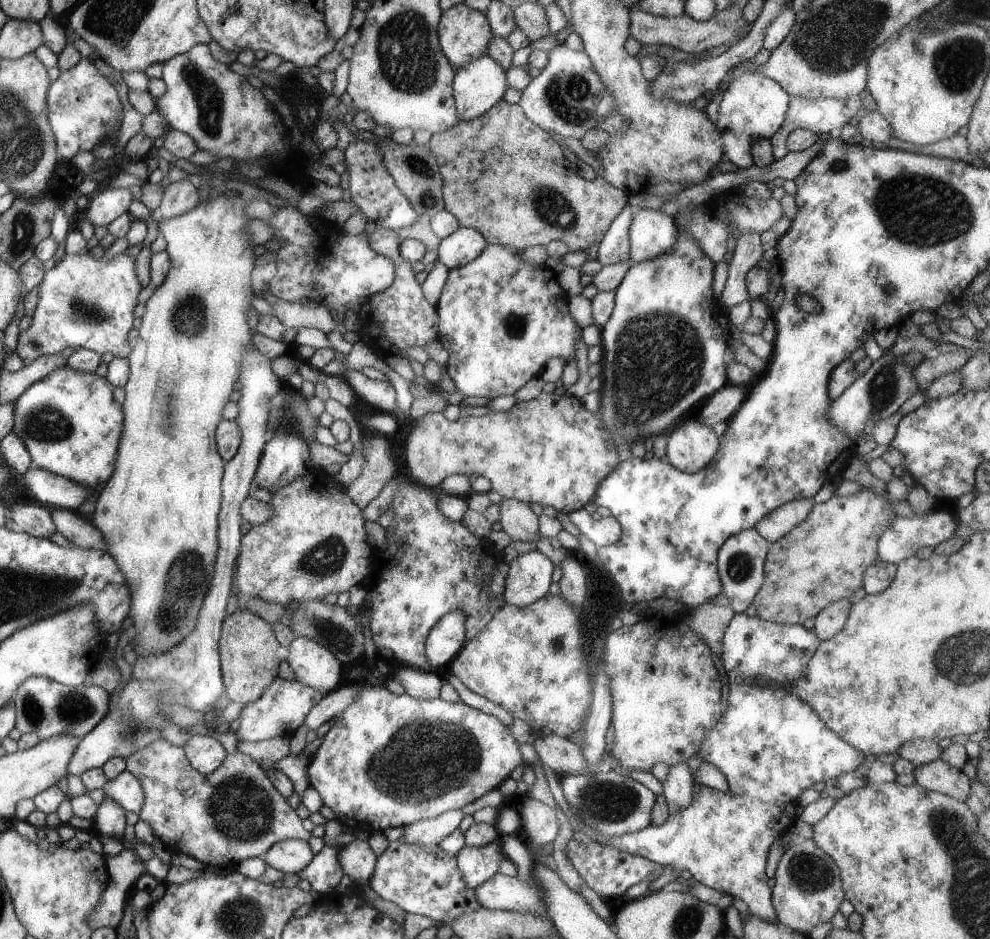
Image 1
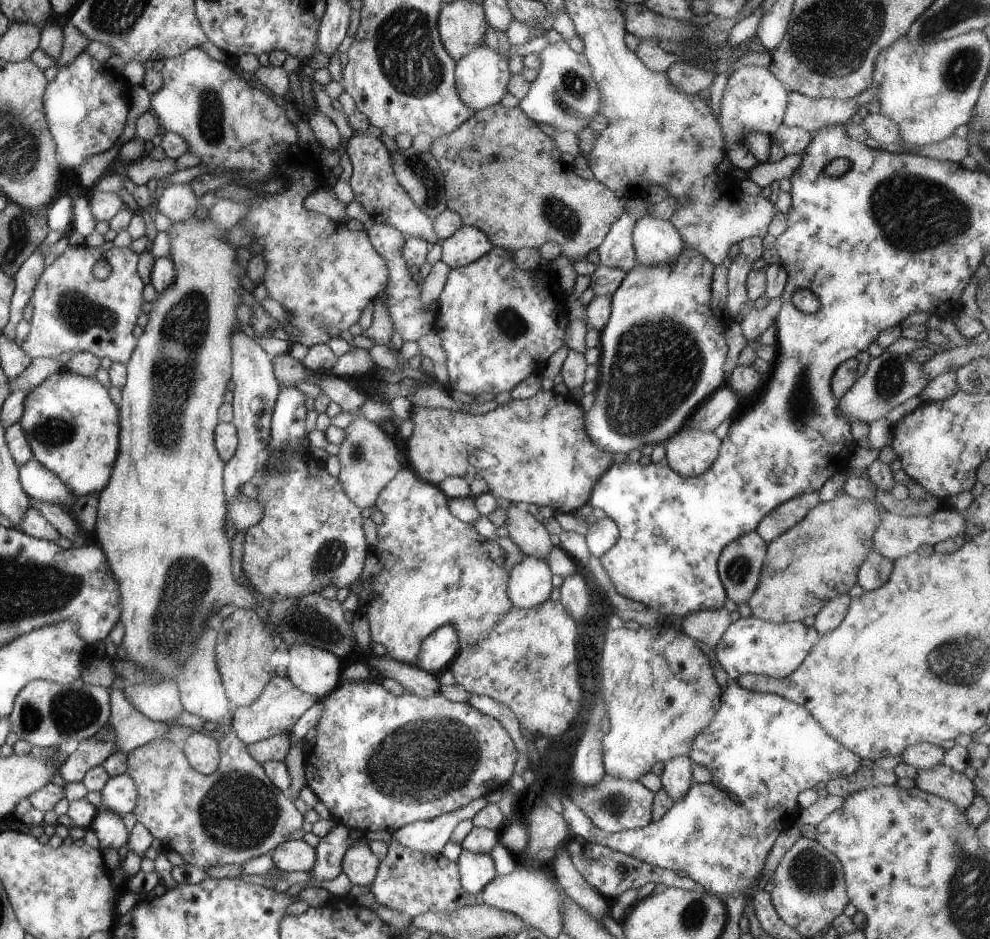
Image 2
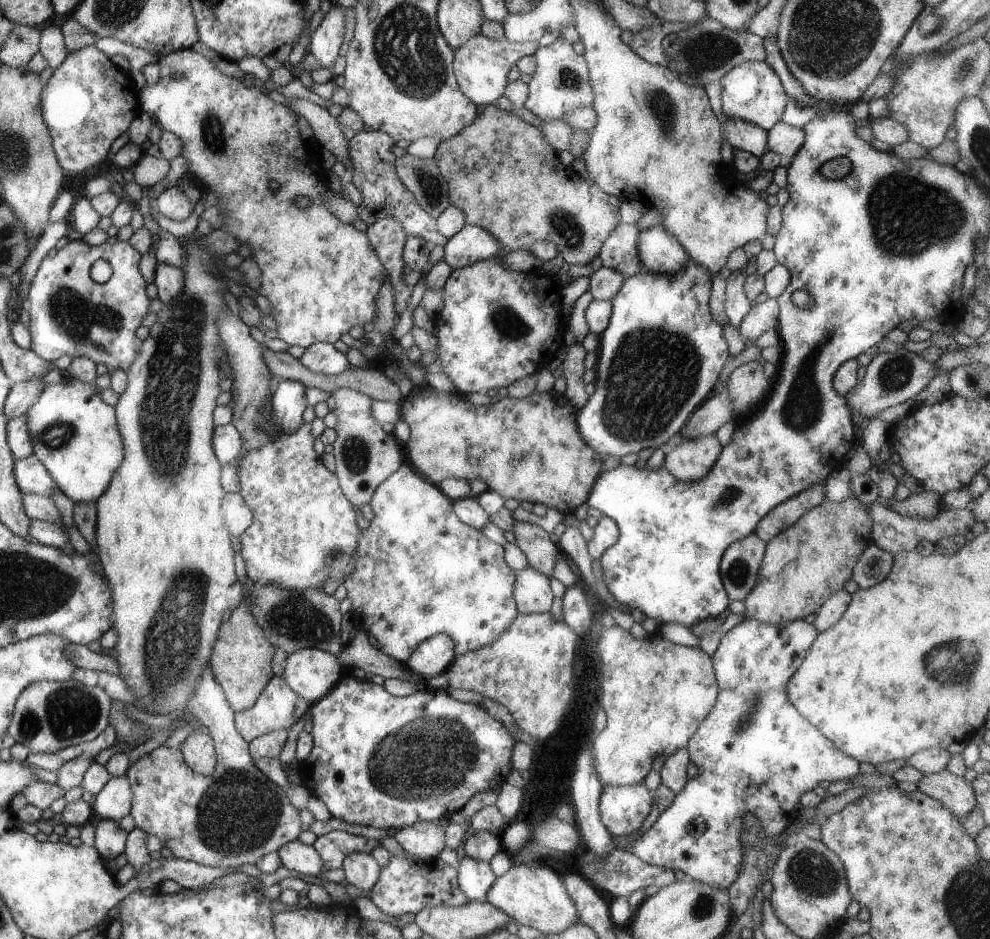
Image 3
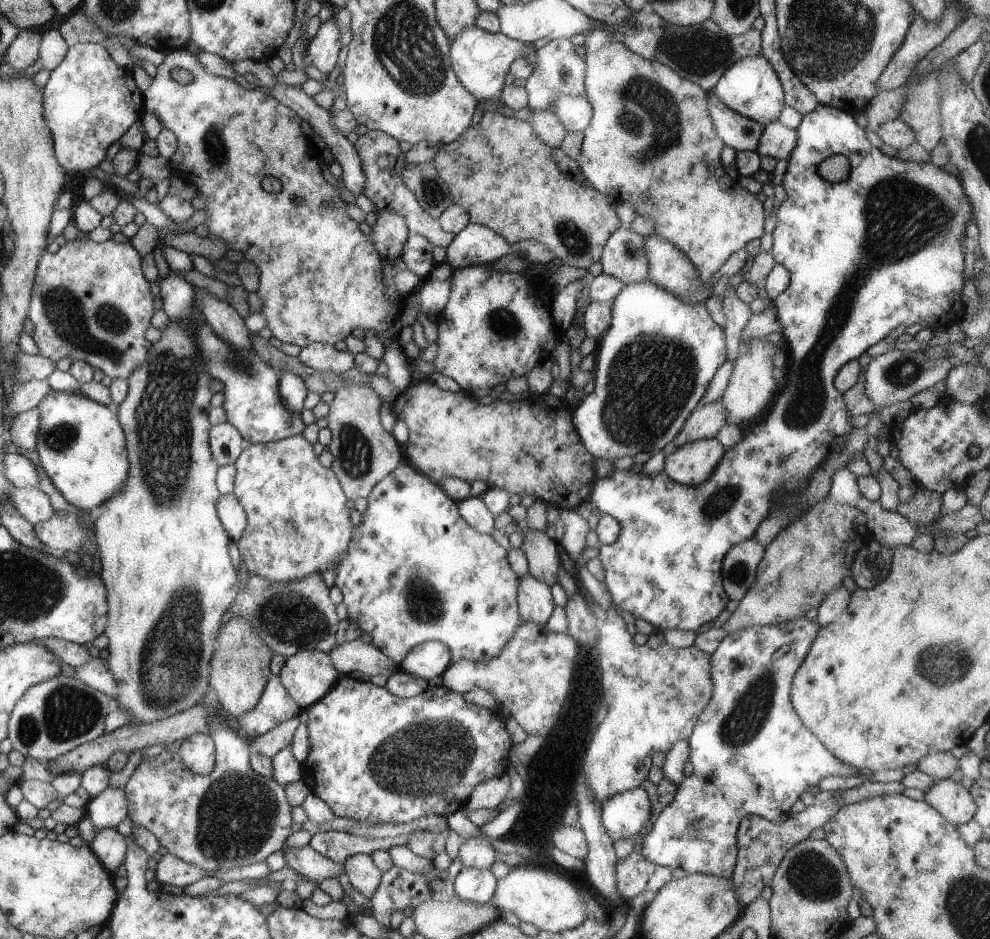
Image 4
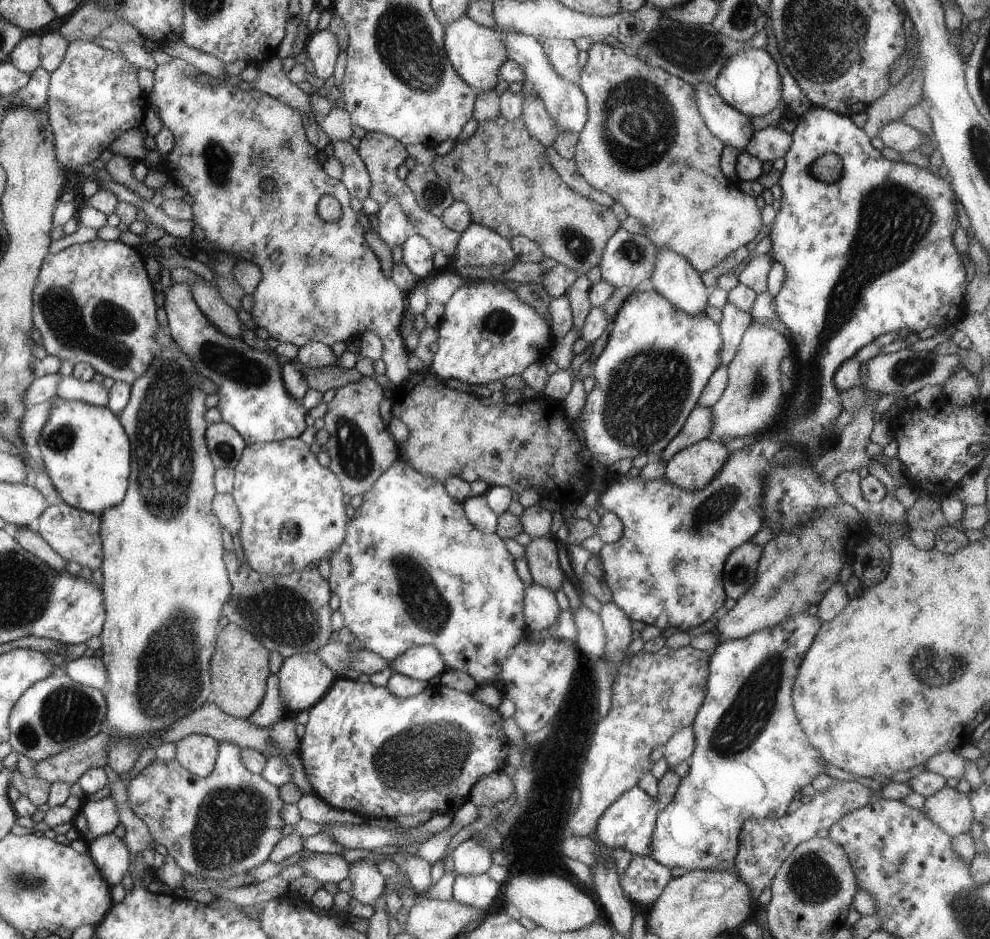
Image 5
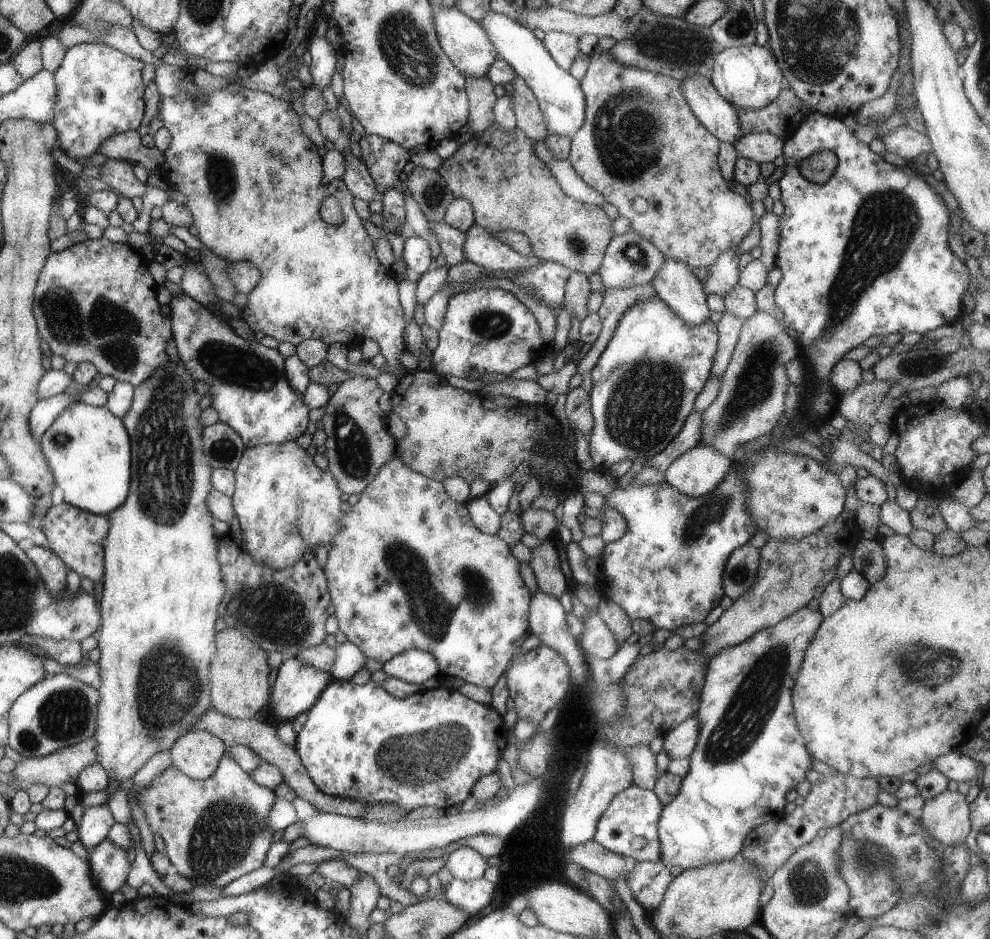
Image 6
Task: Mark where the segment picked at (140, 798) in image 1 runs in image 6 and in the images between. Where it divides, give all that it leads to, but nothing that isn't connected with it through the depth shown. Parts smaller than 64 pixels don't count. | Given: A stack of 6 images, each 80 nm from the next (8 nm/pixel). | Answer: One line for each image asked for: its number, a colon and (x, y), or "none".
2: (120, 793)
3: (114, 801)
4: (110, 807)
5: (102, 815)
6: (96, 822)

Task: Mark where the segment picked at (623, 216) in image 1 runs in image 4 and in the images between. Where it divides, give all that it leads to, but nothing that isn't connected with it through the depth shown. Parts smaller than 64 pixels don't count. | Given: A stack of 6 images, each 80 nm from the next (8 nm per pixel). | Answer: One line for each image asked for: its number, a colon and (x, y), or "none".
2: (616, 250)
3: (619, 252)
4: (623, 256)

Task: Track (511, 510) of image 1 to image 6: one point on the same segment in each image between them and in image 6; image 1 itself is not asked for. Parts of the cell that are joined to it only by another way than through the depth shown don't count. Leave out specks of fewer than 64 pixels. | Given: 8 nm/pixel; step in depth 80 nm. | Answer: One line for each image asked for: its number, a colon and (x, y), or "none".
2: (526, 531)
3: (540, 551)
4: (544, 561)
5: (541, 553)
6: (545, 565)

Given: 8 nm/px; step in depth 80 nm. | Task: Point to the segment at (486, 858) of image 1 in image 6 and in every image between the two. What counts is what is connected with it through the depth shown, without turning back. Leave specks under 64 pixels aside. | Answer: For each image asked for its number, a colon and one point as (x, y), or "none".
2: (476, 870)
3: (474, 877)
4: (472, 885)
5: (479, 891)
6: (472, 896)

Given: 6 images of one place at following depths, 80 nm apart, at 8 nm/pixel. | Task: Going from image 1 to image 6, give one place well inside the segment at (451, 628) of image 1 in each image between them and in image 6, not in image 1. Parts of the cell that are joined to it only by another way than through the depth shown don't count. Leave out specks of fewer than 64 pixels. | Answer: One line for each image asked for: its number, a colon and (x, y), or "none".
2: (438, 649)
3: (431, 658)
4: (428, 660)
5: (423, 662)
6: (415, 666)

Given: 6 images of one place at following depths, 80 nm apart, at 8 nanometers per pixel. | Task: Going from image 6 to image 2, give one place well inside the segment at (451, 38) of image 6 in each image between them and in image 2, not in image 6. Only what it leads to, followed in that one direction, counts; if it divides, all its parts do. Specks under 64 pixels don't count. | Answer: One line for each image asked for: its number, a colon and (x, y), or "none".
2: (482, 76)
3: (481, 66)
4: (480, 60)
5: (476, 52)

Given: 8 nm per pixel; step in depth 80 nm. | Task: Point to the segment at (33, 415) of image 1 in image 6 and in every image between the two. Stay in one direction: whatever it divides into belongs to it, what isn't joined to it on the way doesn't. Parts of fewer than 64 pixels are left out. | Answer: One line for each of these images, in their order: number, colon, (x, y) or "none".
2: (71, 424)
3: (74, 434)
4: (82, 446)
5: (87, 453)
6: (89, 450)

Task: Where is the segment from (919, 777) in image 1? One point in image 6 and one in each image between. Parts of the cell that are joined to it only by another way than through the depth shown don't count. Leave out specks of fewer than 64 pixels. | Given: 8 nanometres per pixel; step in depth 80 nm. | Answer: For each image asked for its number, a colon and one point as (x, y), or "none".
2: (945, 782)
3: (955, 793)
4: (950, 798)
5: (951, 809)
6: (947, 816)

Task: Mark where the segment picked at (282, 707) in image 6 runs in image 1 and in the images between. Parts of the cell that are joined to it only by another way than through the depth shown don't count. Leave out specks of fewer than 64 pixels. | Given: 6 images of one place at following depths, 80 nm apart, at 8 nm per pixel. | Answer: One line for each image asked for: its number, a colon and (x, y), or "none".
1: (314, 664)
2: (315, 671)
3: (311, 673)
4: (308, 676)
5: (304, 679)

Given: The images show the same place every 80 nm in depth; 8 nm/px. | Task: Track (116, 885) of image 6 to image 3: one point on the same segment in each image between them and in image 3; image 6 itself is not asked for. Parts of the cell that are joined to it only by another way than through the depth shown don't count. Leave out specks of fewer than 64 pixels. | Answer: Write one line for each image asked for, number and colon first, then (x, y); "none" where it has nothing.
3: (110, 839)
4: (111, 848)
5: (109, 851)

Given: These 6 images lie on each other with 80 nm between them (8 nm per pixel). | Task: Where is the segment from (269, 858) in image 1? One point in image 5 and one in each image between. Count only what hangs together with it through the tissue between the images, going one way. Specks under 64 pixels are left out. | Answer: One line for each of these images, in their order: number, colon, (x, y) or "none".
2: (293, 856)
3: (296, 856)
4: (310, 864)
5: (327, 868)

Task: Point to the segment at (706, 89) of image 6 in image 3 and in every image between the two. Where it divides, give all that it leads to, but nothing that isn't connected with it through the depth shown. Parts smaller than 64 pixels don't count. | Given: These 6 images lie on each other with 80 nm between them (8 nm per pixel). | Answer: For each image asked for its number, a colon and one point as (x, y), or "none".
3: (741, 136)
4: (742, 134)
5: (732, 127)

